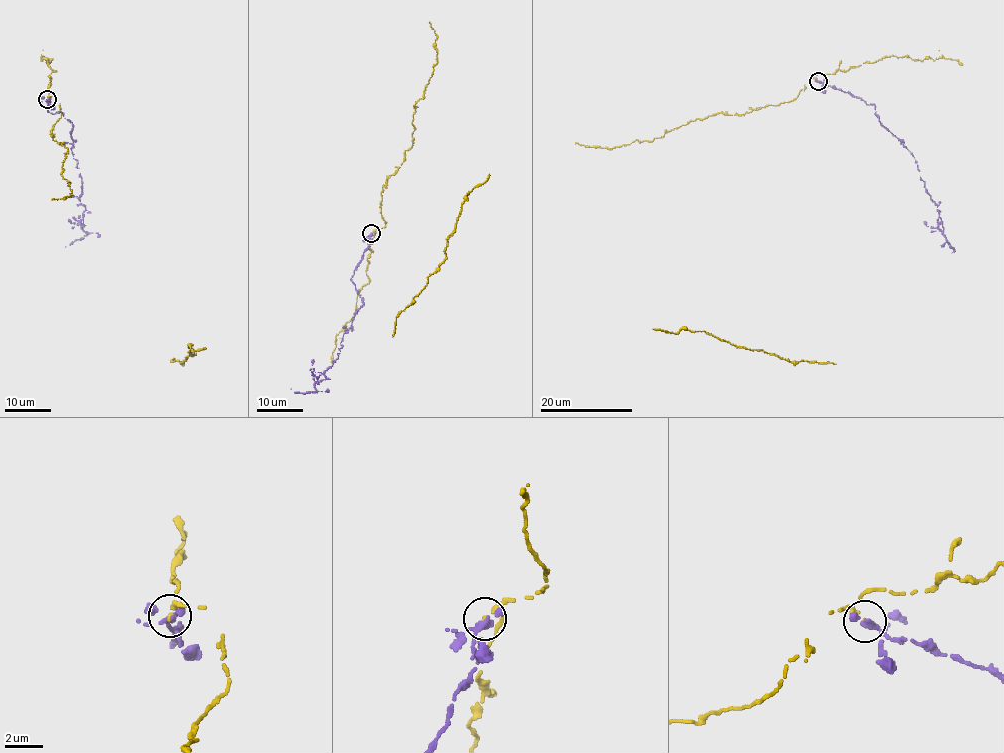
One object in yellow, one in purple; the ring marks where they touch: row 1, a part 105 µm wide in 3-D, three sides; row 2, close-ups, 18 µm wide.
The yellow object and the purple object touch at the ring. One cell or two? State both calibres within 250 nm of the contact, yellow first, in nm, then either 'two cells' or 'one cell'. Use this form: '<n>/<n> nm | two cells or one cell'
200/440 nm | two cells

